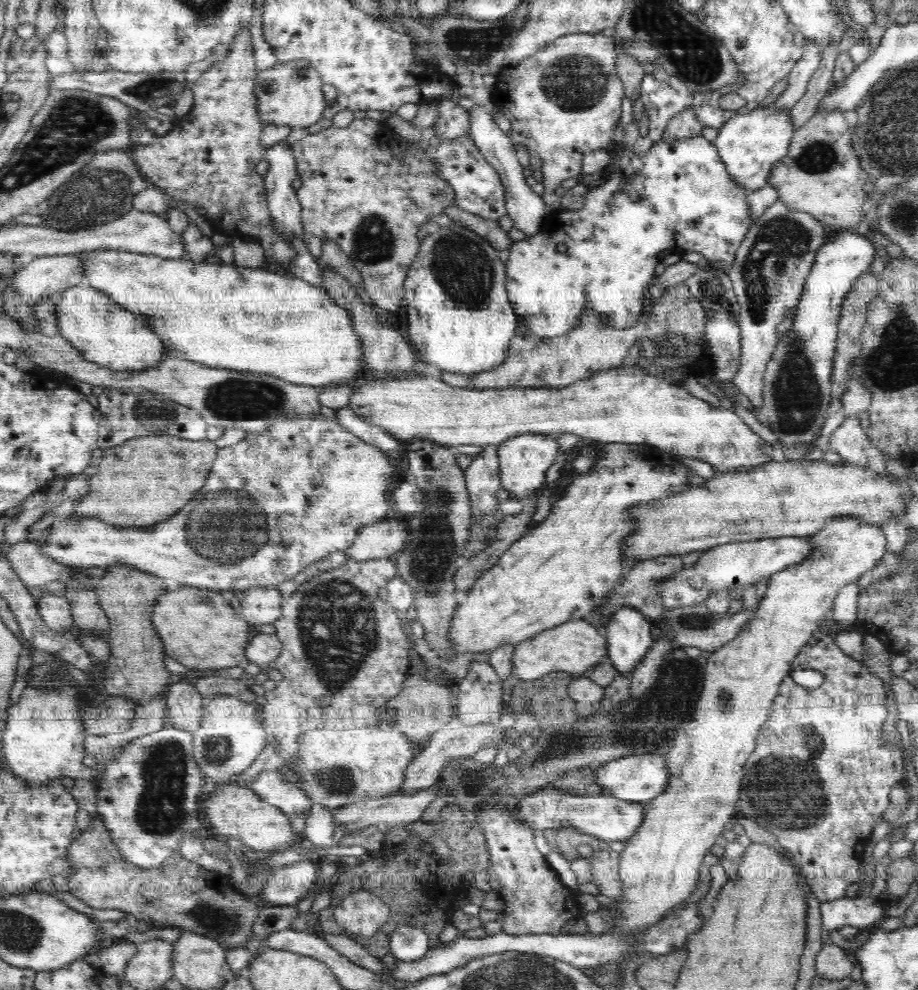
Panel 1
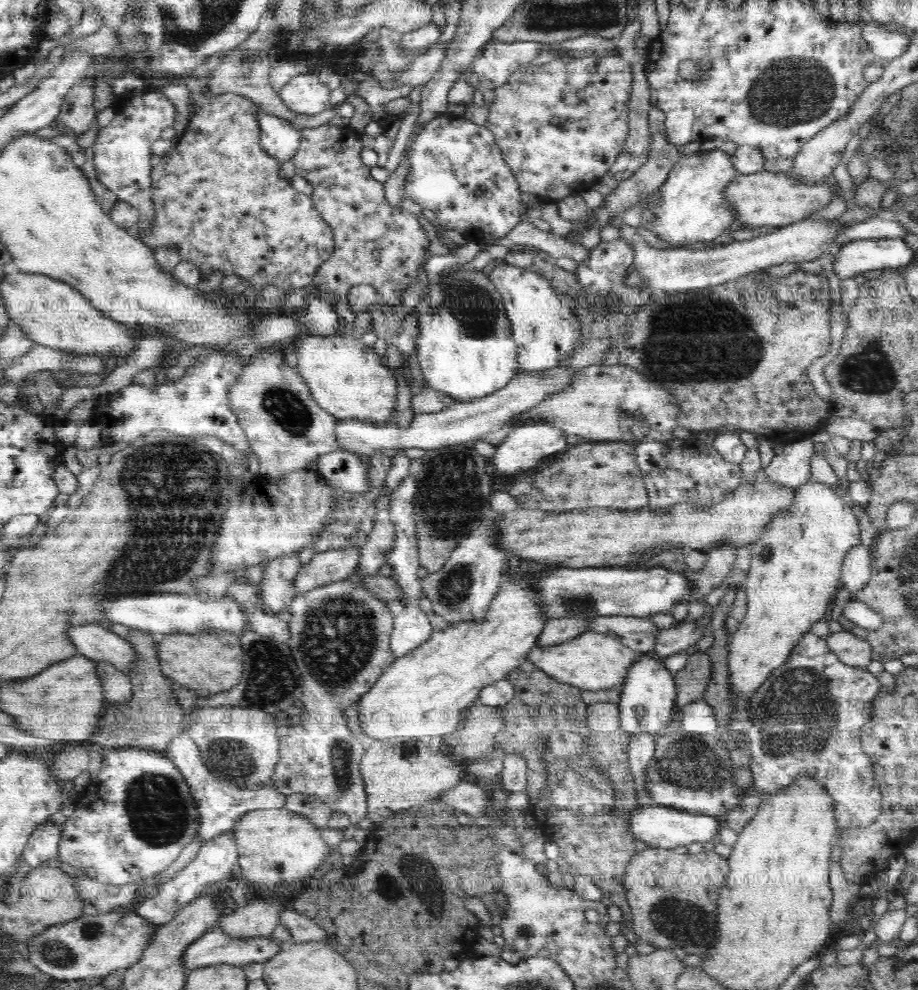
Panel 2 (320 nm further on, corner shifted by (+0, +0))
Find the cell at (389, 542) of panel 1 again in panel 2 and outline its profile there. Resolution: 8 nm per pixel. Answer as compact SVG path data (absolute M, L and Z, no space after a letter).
M346 546L315 552L311 560L303 564L294 577L296 595L348 579L357 570L359 550L358 546Z

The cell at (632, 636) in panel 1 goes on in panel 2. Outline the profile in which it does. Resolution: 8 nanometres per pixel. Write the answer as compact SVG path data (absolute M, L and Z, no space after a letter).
M642 654L637 664L630 668L629 674L626 675L626 680L622 684L618 702L619 722L621 730L630 736L641 733L656 736L673 722L672 712L676 708L676 683L673 674L659 659Z

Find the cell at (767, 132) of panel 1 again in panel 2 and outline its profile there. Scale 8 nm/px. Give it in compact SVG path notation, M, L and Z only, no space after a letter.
M720 150L681 155L666 182L655 191L660 203L649 209L654 212L656 220L645 222L646 228L675 248L714 241L735 220L735 208L729 205L723 193L738 176L733 159Z

